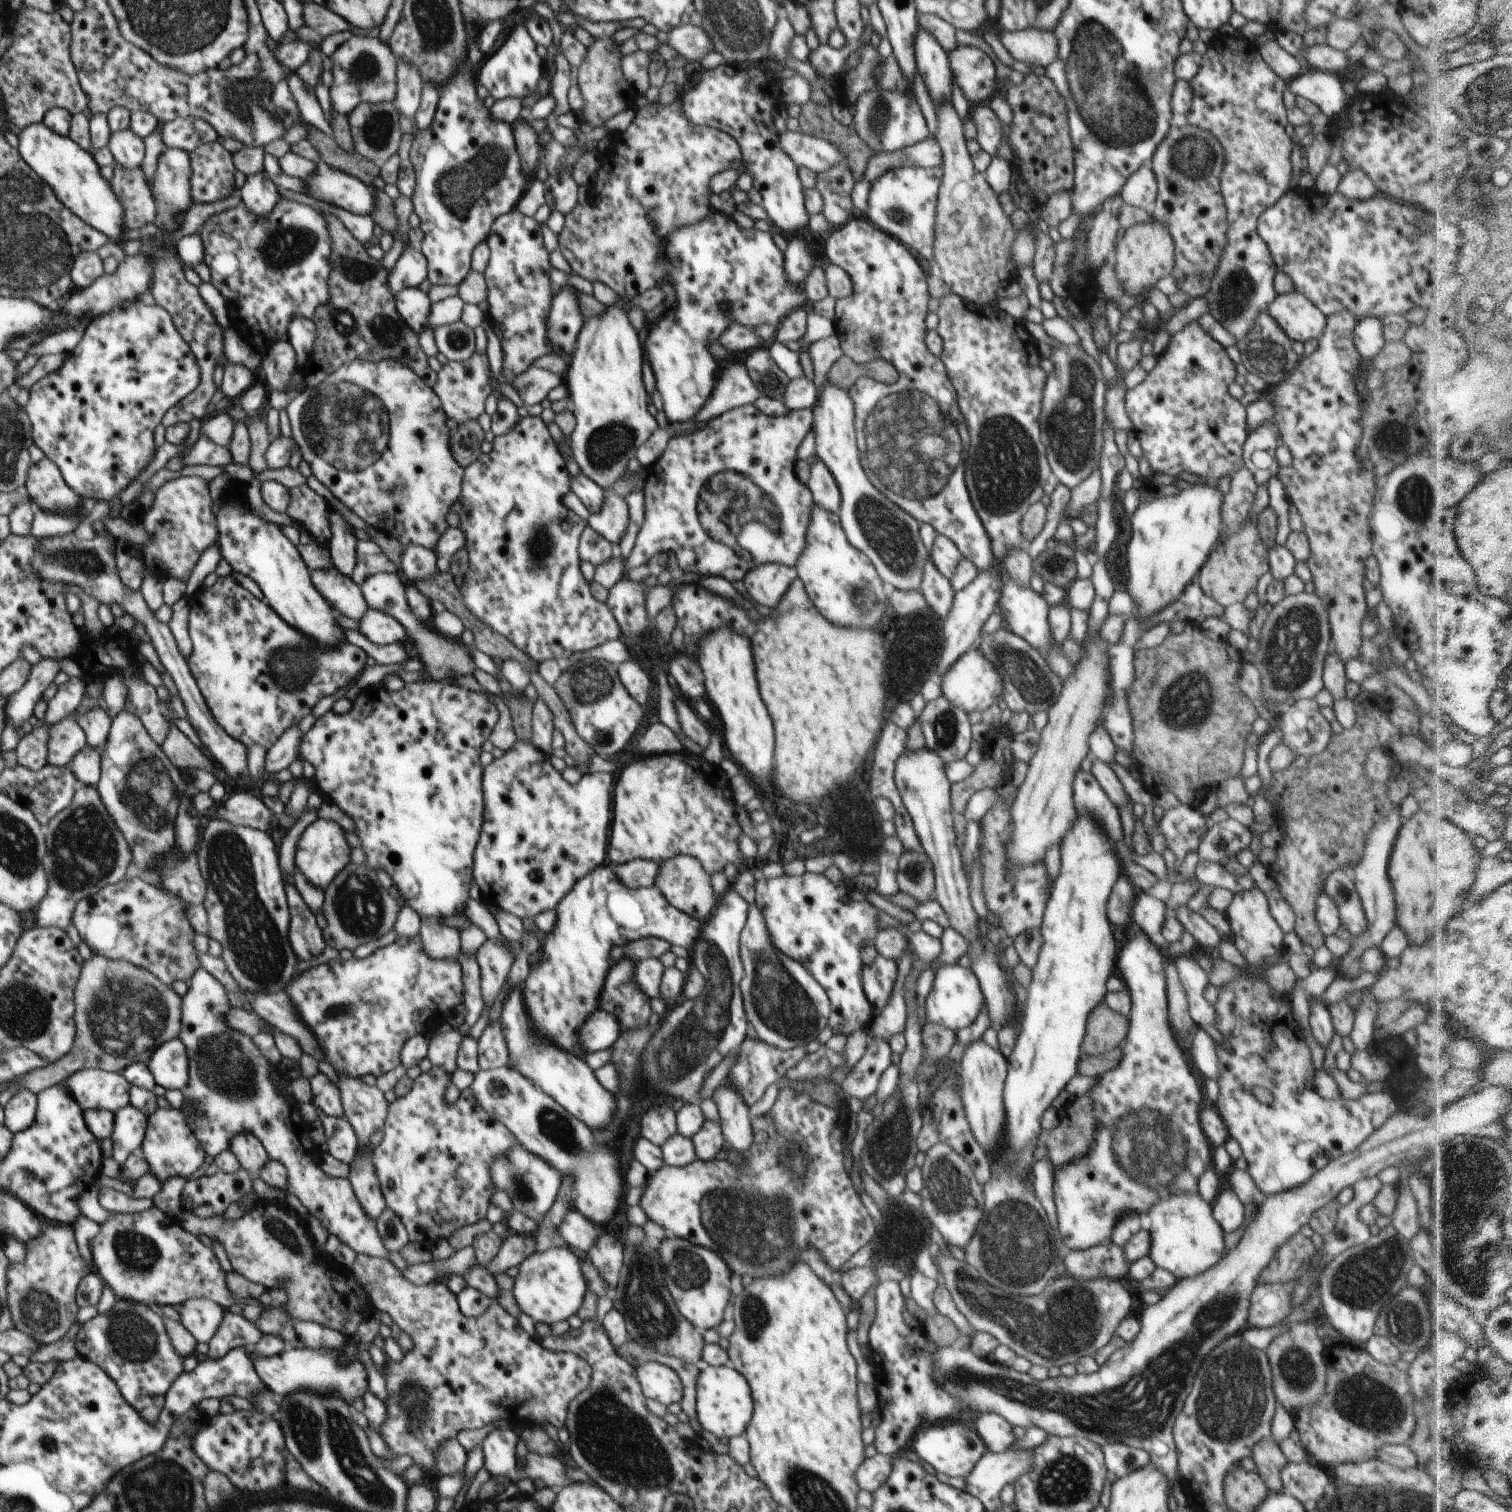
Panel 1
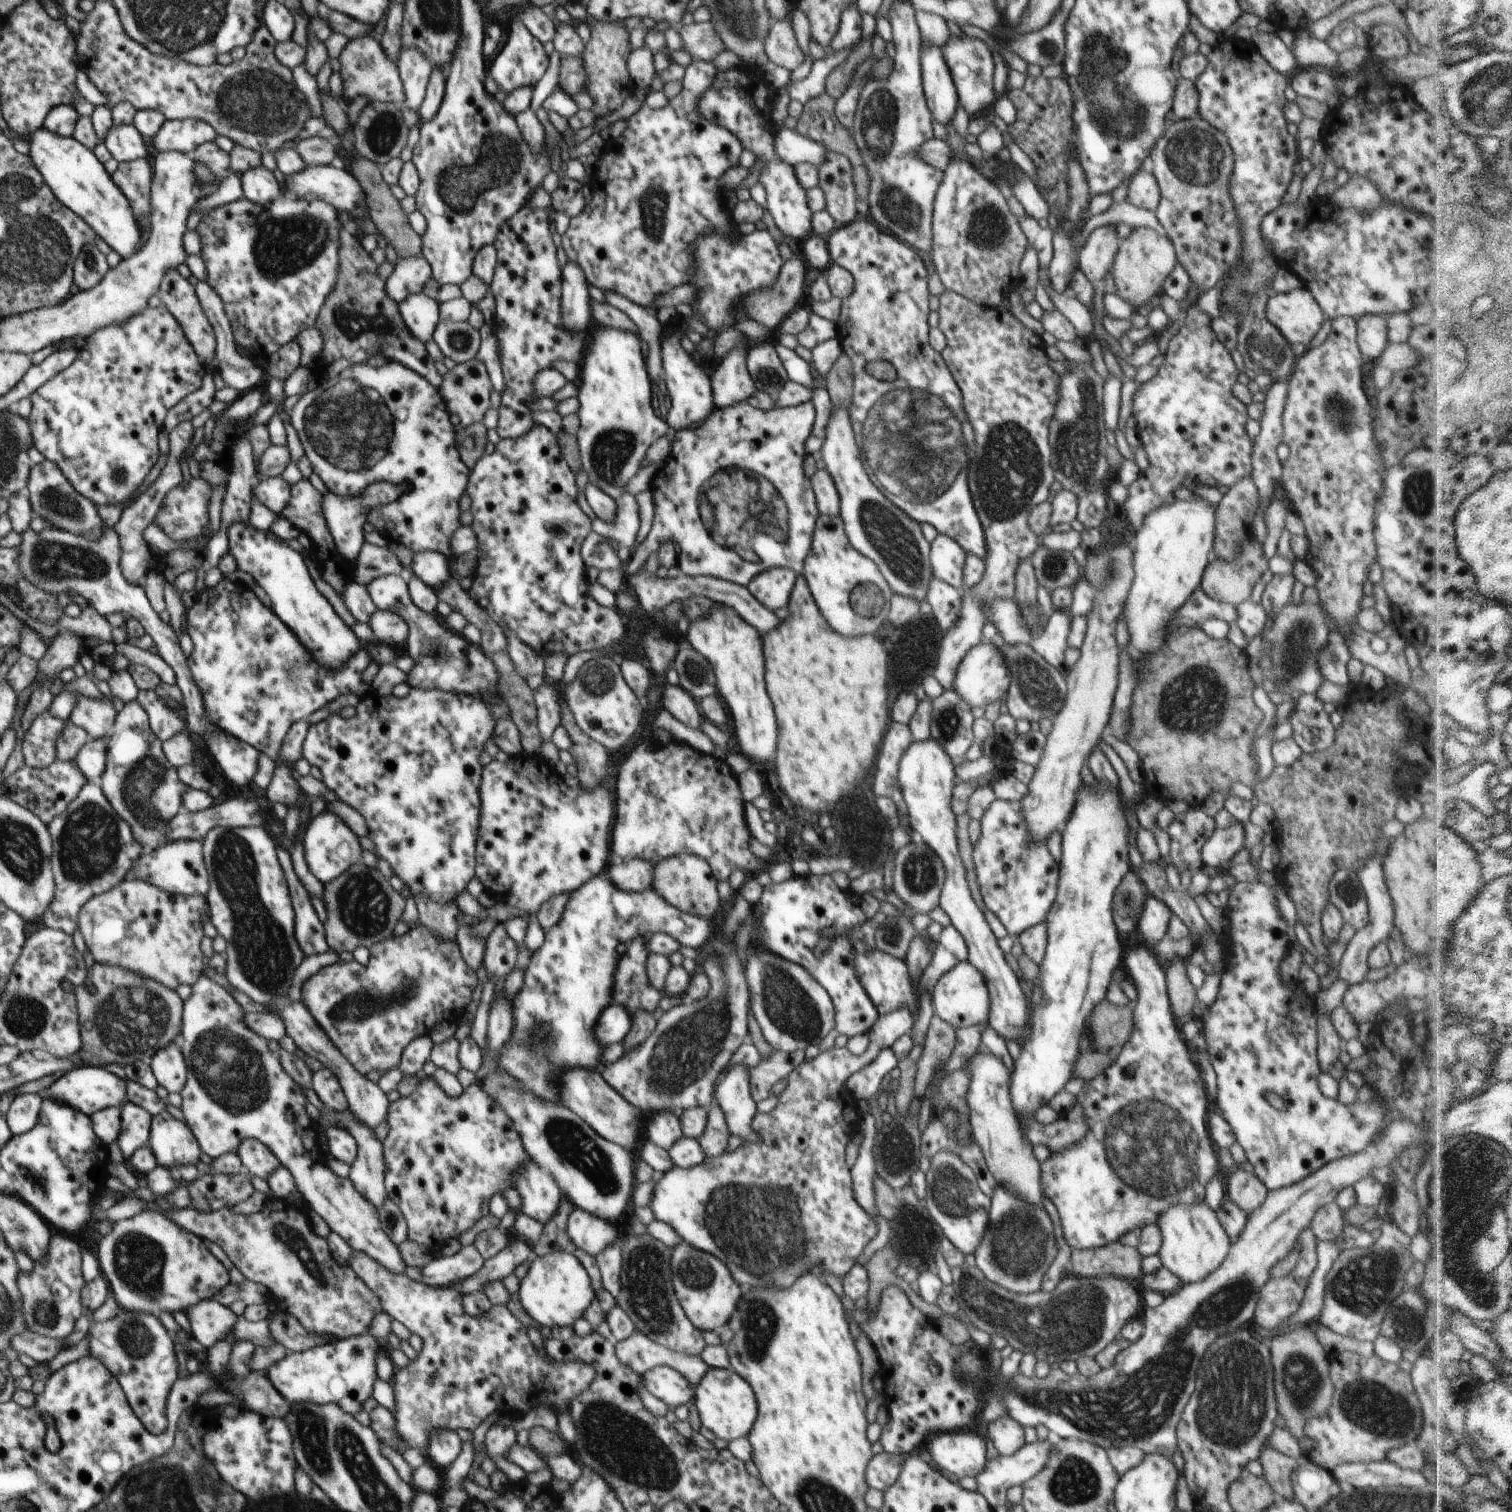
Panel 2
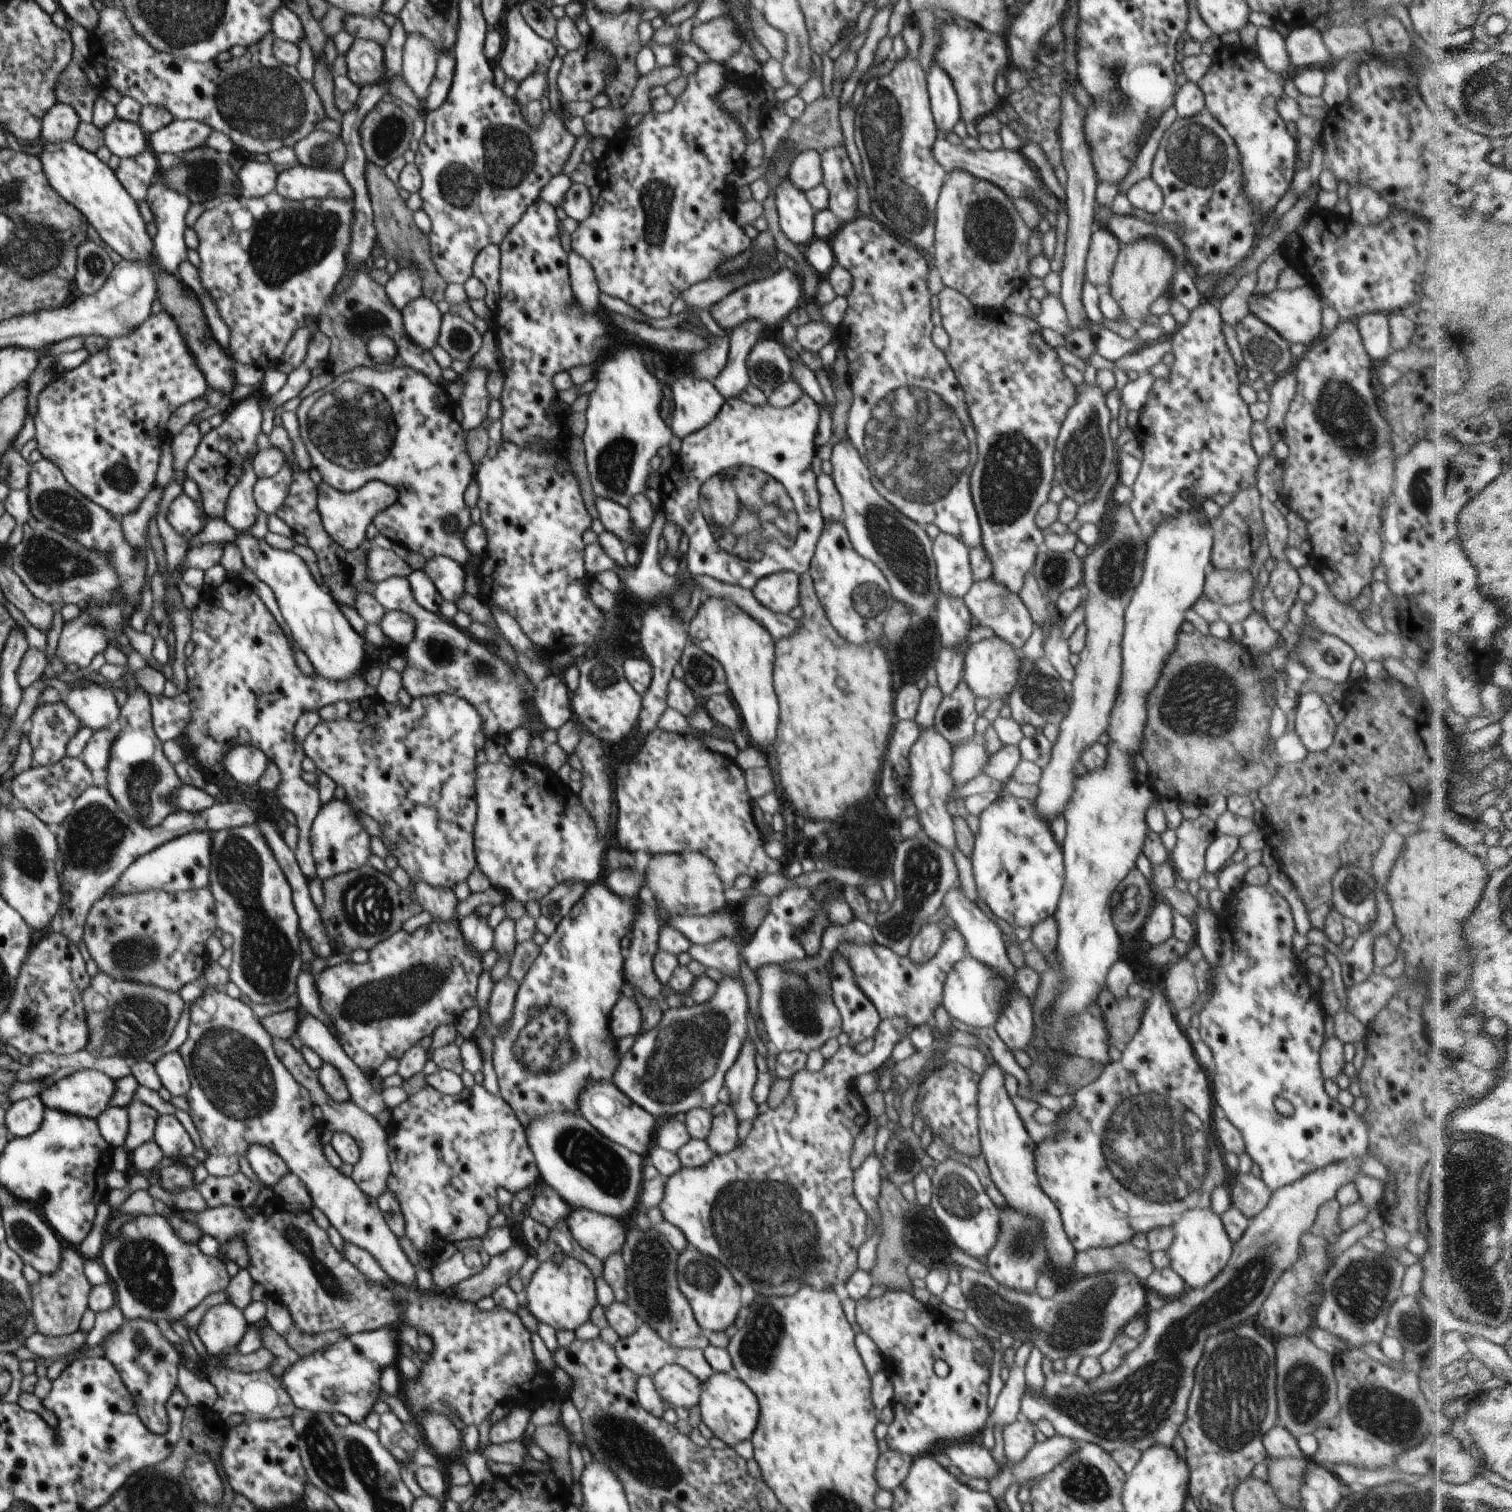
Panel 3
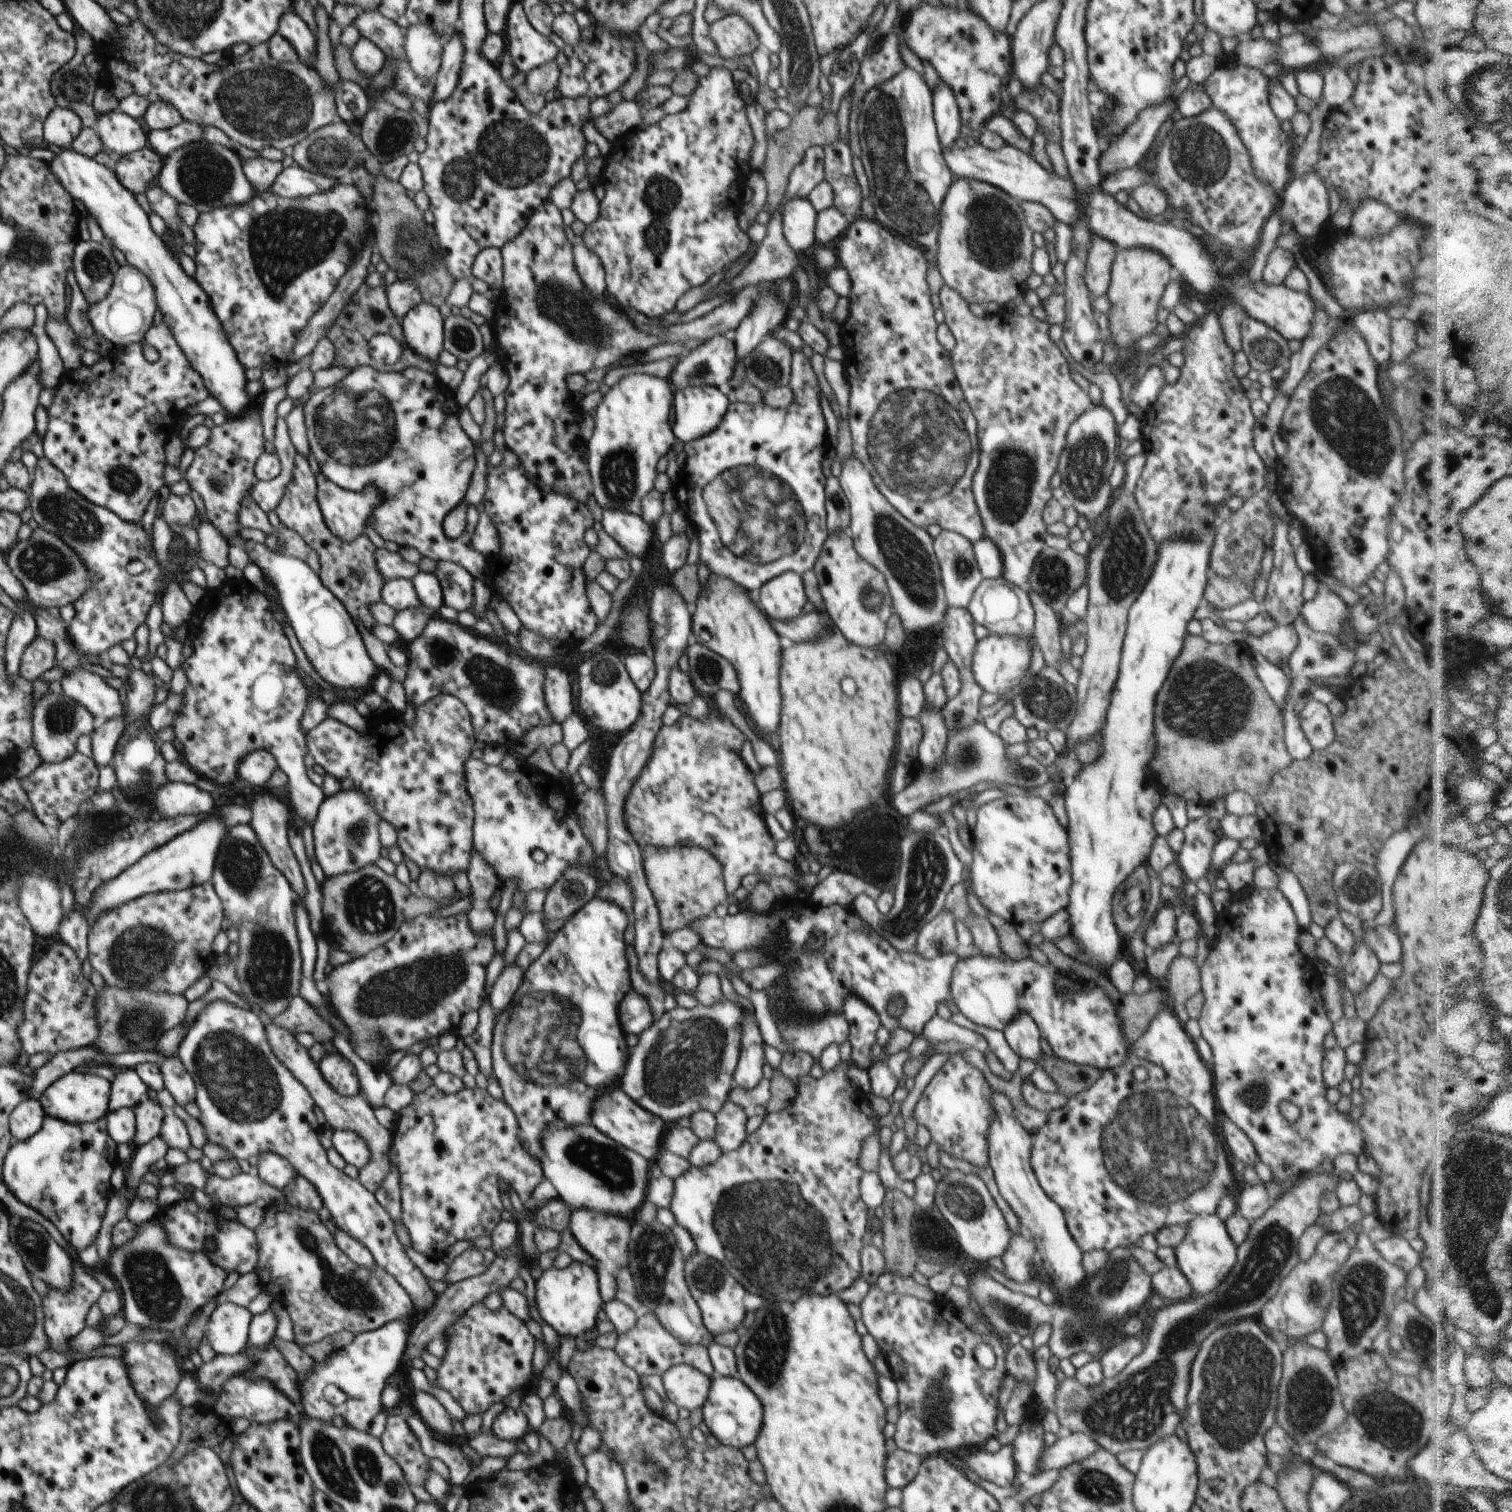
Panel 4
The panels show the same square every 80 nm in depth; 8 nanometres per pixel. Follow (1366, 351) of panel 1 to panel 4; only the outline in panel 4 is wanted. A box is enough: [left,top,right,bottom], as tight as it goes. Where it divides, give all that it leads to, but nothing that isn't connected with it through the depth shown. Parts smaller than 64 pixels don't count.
[1352,308,1391,367]

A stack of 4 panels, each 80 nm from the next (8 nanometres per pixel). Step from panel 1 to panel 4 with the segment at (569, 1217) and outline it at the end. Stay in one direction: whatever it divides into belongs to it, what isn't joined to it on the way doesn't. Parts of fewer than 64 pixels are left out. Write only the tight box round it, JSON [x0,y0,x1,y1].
[569,1209,630,1303]

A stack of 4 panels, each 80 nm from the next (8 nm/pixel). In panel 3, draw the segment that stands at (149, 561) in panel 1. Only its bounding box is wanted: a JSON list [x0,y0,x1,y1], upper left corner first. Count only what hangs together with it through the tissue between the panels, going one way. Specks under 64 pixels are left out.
[166,493,204,540]

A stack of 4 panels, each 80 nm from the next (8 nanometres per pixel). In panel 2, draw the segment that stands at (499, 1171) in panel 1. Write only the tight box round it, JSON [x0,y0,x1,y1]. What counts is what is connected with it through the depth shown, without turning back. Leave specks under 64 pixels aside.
[515,1160,564,1225]

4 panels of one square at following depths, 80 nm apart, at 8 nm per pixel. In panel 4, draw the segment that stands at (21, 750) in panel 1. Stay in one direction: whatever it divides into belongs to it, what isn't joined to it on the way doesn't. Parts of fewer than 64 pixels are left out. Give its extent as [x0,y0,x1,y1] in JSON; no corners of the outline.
[30,690,97,763]

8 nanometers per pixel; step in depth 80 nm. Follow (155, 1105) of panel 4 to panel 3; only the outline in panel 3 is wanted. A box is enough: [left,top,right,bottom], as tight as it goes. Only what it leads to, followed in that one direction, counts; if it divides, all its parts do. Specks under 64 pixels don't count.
[124,1098,159,1154]

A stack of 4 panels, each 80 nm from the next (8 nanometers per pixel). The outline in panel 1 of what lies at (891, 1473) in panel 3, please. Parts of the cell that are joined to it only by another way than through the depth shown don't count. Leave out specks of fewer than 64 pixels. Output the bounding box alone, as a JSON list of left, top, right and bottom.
[857,1453,894,1492]

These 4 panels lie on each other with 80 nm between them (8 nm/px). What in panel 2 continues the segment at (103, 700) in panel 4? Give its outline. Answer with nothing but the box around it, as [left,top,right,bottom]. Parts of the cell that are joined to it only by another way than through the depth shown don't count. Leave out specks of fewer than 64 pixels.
[68,694,117,739]

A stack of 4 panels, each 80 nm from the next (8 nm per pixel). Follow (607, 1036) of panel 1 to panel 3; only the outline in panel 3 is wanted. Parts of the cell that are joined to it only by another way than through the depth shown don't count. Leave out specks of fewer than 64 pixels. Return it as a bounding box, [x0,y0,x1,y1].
[610,996,642,1039]

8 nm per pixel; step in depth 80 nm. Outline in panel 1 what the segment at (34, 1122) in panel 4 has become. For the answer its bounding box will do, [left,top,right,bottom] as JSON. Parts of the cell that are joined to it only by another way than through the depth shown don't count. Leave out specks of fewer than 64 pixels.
[5,1087,38,1134]

